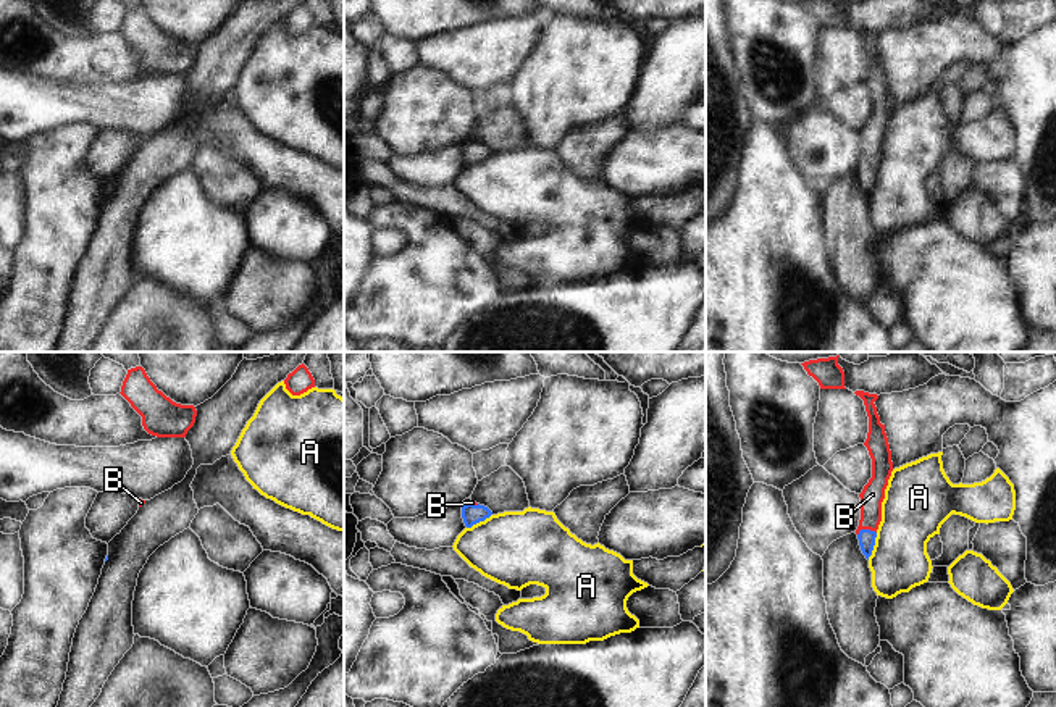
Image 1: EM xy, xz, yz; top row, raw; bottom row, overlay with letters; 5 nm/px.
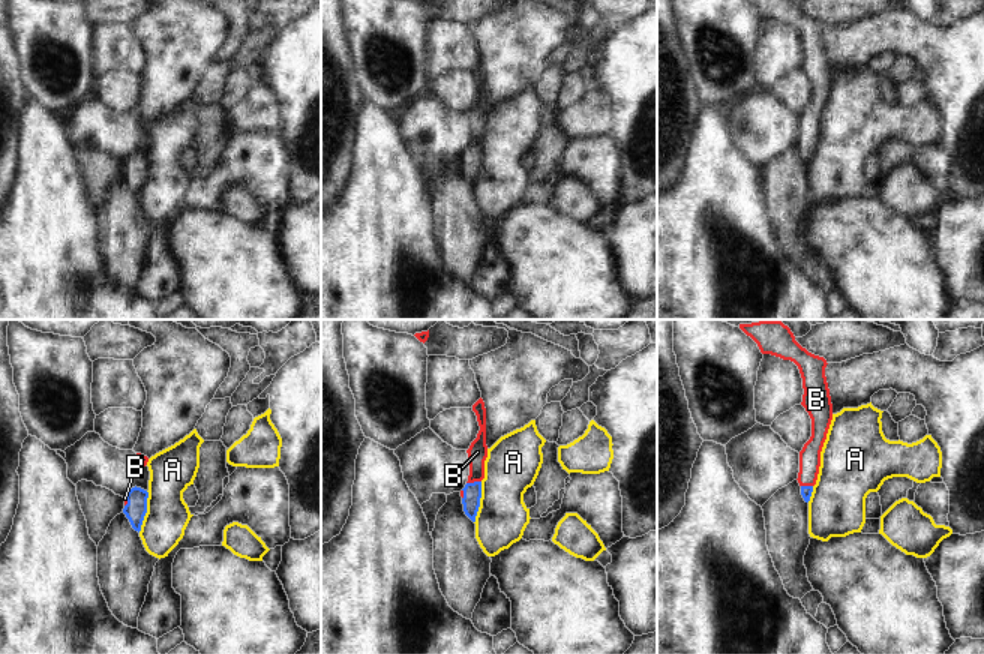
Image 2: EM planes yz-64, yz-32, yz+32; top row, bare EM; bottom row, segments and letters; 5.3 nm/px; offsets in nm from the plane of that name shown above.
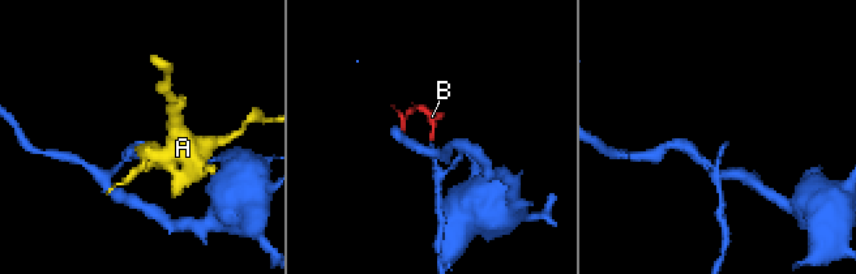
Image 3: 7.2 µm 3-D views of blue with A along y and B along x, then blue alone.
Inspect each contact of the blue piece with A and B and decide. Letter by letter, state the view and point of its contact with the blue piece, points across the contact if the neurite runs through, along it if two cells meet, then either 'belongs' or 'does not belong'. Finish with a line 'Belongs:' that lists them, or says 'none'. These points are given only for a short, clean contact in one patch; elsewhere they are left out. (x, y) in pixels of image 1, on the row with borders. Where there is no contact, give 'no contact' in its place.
A: yz (874, 544) | along yz (877, 533), (872, 554), (867, 559) | does not belong
B: yz (867, 530) | across yz (866, 538), (867, 530), (872, 494) | belongs
Belongs: B

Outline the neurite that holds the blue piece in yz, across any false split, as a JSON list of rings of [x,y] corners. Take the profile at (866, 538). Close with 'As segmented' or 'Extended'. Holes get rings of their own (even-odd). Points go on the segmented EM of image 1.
[[[856,391],[854,394],[864,400],[869,416],[869,433],[864,446],[872,458],[872,478],[859,494],[861,520],[856,529],[861,550],[869,560],[875,546],[877,529],[882,521],[882,502],[893,471],[893,462],[885,425],[880,423],[880,416],[874,404],[878,395],[864,391]]]. Extended.

